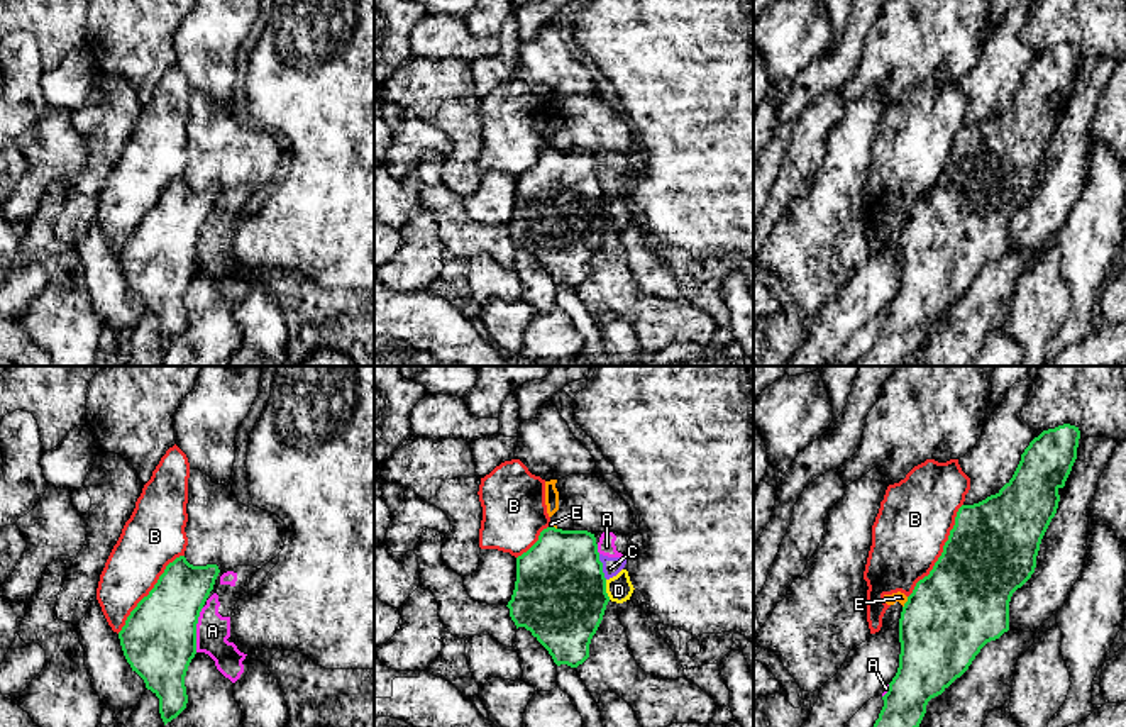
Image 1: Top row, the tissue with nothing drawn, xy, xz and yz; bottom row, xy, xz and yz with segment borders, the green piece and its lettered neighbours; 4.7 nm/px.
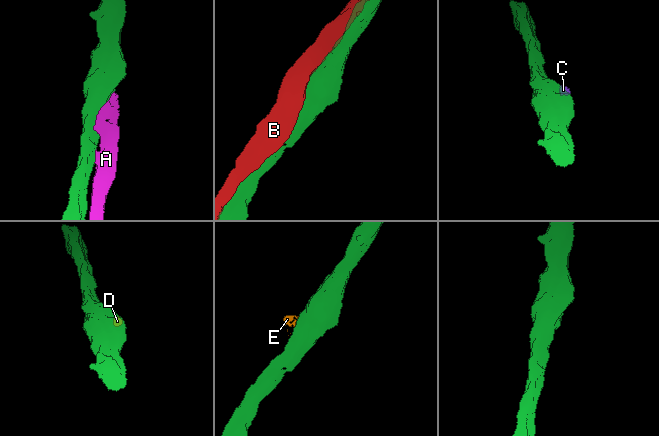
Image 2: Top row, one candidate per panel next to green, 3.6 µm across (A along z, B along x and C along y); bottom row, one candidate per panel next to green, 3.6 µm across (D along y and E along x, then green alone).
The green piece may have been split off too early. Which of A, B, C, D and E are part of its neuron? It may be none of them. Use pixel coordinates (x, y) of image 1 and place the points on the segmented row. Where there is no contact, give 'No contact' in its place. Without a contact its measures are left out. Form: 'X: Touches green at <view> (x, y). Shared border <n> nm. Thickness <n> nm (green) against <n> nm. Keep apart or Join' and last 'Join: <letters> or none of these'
A: Touches green at xy (195, 629). Shared border 220 nm. Thickness 360 nm (green) against 160 nm. Keep apart
B: Touches green at yz (943, 551). Shared border 500 nm. Thickness 440 nm (green) against 360 nm. Keep apart
C: Touches green at xz (601, 566). Shared border 130 nm. Thickness 440 nm (green) against 90 nm. Keep apart
D: Touches green at xz (605, 590). Shared border 100 nm. Thickness 440 nm (green) against 120 nm. Keep apart
E: Touches green at yz (906, 602). Shared border 60 nm. Thickness 440 nm (green) against 50 nm. Keep apart
Join: none of these

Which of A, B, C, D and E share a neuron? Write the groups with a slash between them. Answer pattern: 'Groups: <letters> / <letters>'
Groups: A C D / B / E

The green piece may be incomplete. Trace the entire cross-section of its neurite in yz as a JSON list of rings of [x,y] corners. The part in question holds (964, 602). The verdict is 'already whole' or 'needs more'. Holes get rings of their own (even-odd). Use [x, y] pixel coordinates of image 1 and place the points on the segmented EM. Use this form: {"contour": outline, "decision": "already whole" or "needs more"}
{"contour": [[[1070,424],[1043,430],[996,495],[958,508],[941,556],[902,607],[899,668],[874,727],[919,727],[928,702],[960,678],[987,642],[1009,630],[1011,597],[1035,573],[1041,539],[1058,508],[1058,490],[1077,459],[1079,439],[1079,427]]], "decision": "already whole"}

